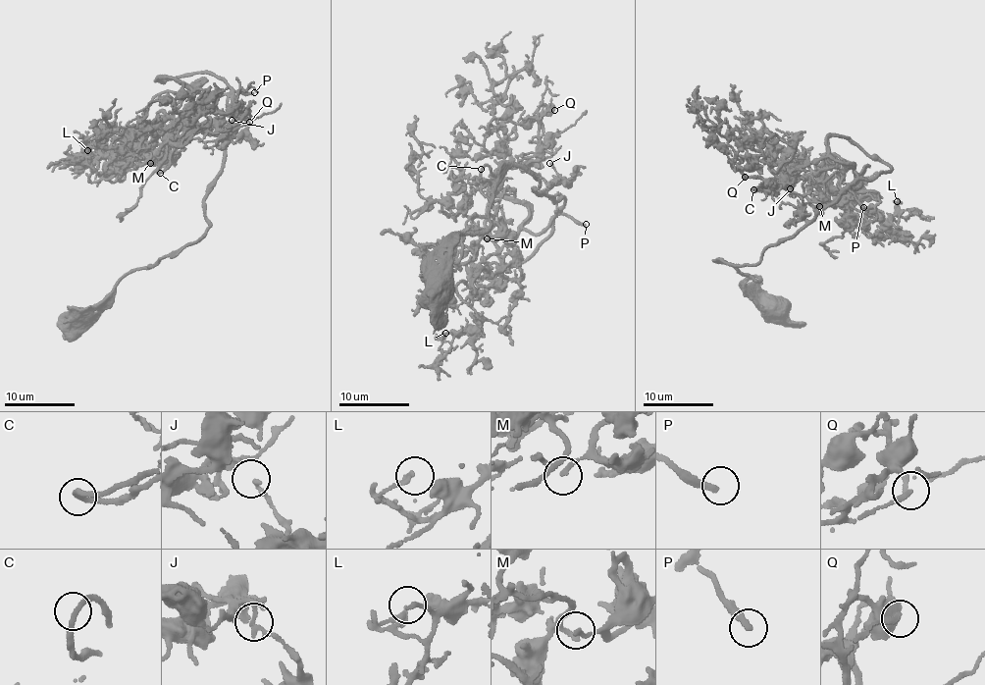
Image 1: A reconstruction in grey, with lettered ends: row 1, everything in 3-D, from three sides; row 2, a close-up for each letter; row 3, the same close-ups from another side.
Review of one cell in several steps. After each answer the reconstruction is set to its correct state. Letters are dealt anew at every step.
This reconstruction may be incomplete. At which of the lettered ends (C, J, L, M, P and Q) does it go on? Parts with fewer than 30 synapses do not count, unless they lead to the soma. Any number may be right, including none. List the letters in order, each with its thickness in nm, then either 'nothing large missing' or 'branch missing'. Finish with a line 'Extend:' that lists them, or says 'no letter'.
C: calibre 190 nm; nothing large missing
J: calibre 100 nm; nothing large missing
L: calibre 200 nm; nothing large missing
M: calibre 160 nm; nothing large missing
P: calibre 240 nm; branch missing
Q: calibre 190 nm; nothing large missing
Extend: P

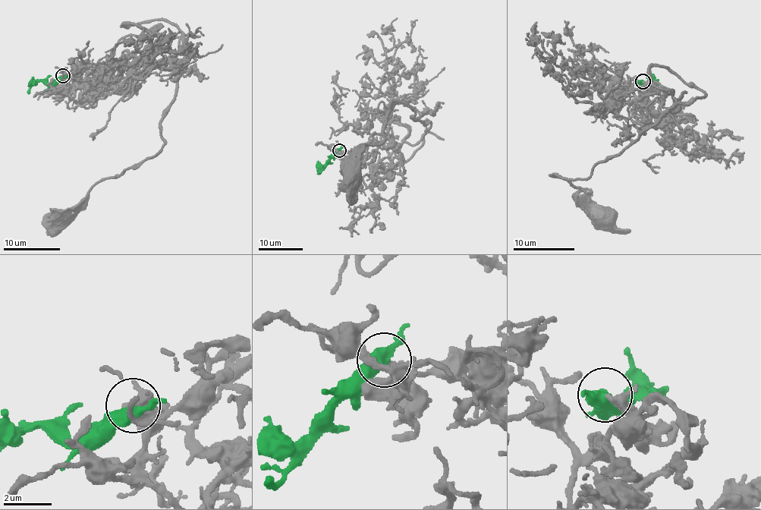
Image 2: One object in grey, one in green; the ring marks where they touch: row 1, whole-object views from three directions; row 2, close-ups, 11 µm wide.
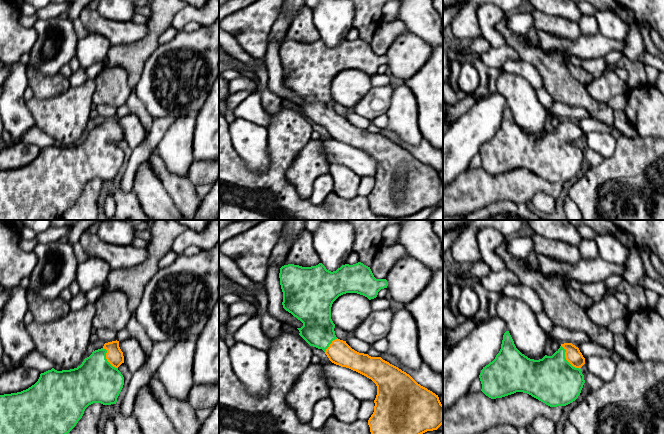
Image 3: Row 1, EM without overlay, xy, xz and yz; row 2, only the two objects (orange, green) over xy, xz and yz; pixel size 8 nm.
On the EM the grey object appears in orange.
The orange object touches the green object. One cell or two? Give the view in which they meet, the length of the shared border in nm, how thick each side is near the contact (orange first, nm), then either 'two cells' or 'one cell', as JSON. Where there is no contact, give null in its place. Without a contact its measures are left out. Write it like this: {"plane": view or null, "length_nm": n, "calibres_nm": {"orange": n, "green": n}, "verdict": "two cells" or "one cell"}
{"plane": "yz", "length_nm": 240, "calibres_nm": {"orange": 130, "green": 380}, "verdict": "one cell"}

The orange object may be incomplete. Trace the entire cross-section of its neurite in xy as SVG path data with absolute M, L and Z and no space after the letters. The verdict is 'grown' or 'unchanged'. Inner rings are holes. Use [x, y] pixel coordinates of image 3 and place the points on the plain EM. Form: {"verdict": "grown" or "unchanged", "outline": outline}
{"verdict": "grown", "outline": "M119 117L105 119L101 125L93 126L92 130L85 134L80 142L70 146L57 147L54 144L40 150L38 157L26 166L17 169L0 171L0 220L61 220L62 214L68 210L82 194L85 185L93 179L103 181L116 180L117 174L124 161L124 153L118 143L124 139L123 128L119 123Z"}

